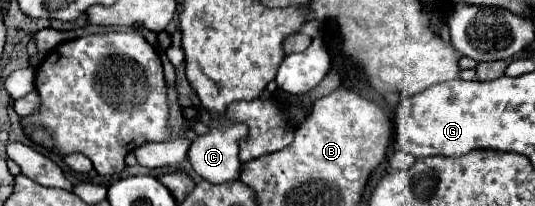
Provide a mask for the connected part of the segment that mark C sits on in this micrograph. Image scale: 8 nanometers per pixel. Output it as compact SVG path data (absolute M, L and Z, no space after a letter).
M221 121L209 123L209 133L199 135L189 149L189 161L205 181L229 183L237 181L241 173L239 139L247 135L243 123L221 125Z

